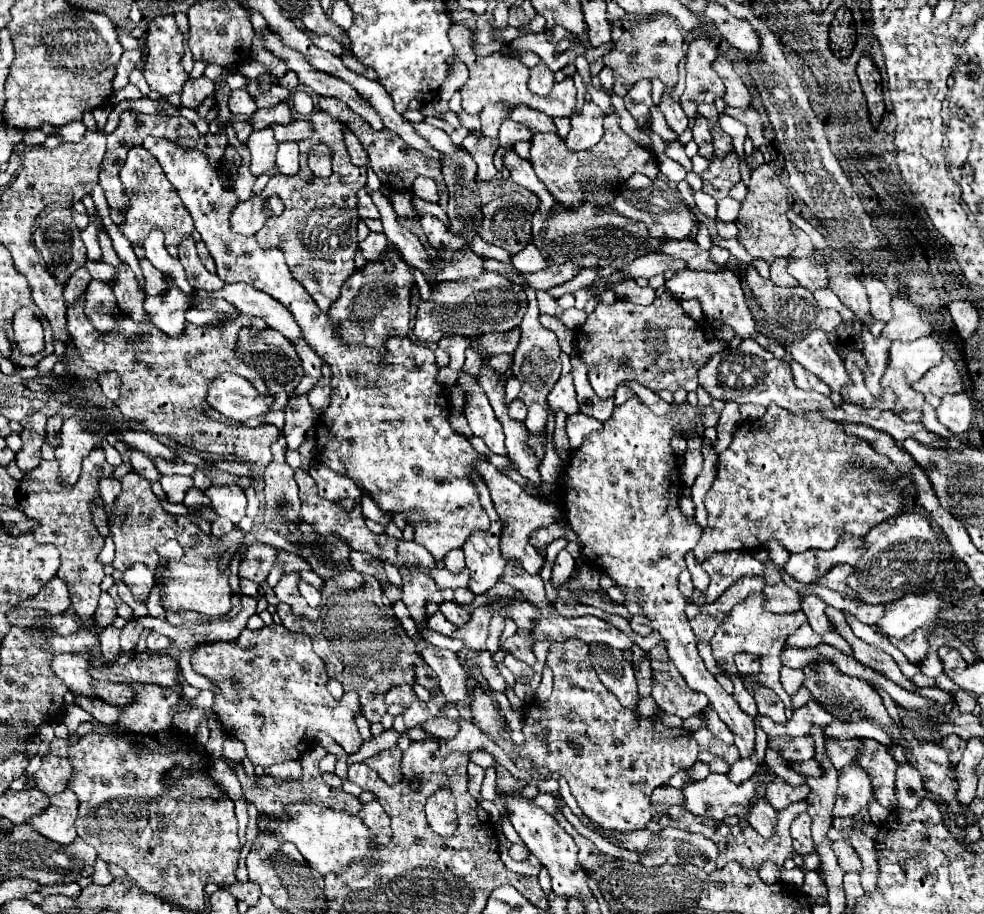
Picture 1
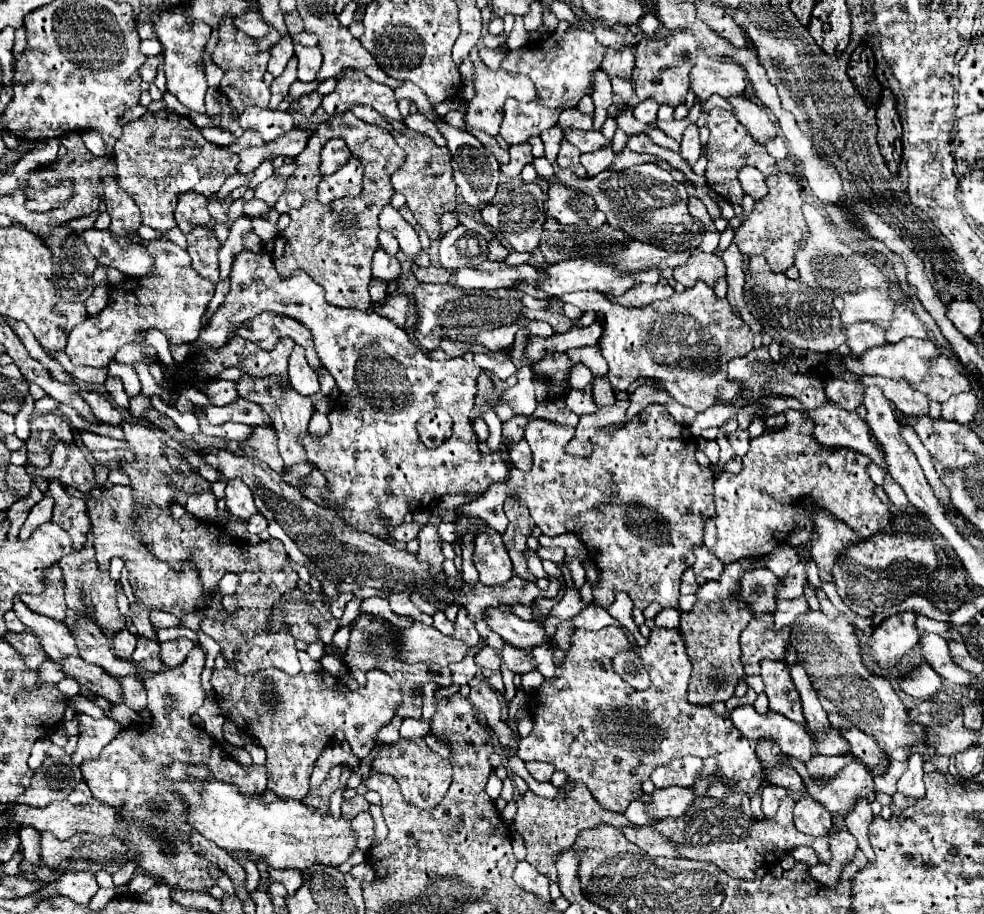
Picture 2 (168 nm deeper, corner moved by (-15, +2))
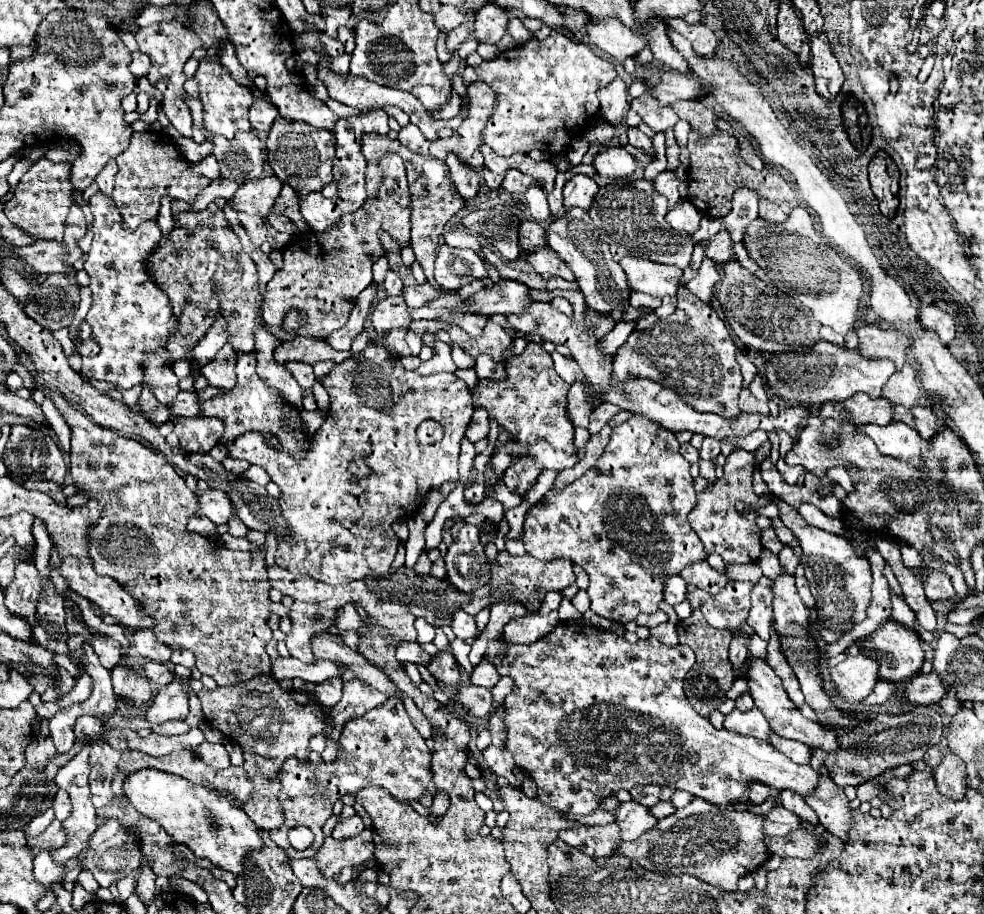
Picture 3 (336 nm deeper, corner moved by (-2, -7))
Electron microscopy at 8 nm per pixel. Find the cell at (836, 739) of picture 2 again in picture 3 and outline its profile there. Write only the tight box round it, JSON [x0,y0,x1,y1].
[770,732,810,764]

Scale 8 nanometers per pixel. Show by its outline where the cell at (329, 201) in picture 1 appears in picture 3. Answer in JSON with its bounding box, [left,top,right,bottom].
[262,154,410,338]

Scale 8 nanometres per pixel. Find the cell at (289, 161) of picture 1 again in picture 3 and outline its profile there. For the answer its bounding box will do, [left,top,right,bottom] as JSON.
[230,176,282,220]

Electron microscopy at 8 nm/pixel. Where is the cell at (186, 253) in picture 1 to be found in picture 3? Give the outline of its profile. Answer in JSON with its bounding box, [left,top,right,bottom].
[148,204,262,368]

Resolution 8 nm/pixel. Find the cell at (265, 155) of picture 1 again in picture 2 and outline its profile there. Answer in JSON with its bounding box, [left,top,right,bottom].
[255,173,285,205]

